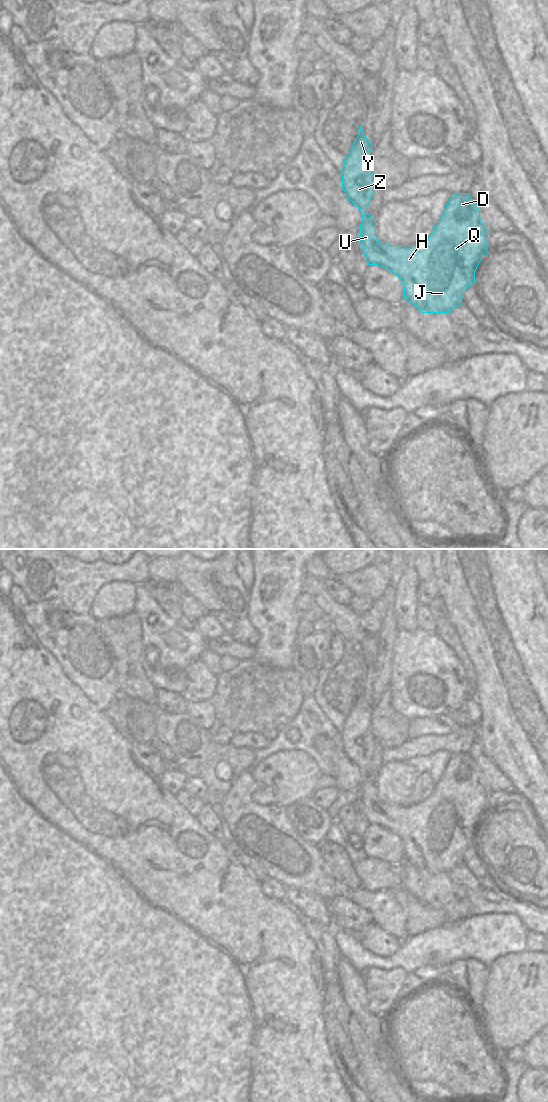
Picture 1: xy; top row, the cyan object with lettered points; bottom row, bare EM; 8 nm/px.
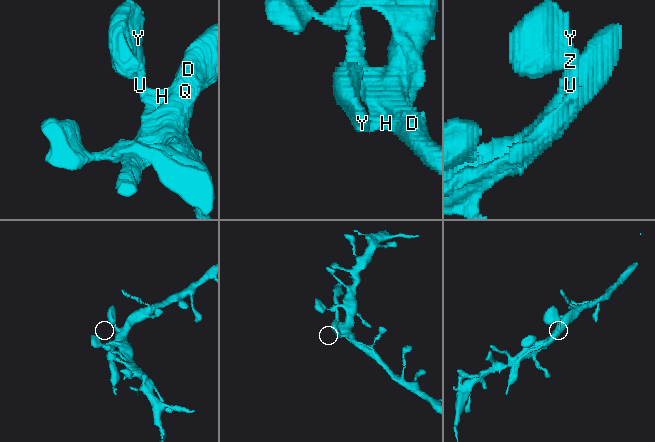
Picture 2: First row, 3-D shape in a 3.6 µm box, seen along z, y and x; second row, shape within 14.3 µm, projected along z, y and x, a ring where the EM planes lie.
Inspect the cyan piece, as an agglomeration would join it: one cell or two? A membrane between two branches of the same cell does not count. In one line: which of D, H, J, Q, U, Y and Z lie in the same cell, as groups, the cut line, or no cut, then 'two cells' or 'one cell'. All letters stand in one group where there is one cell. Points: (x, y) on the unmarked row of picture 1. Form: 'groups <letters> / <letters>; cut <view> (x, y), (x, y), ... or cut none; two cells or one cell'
groups D H J Q U Y Z; cut none; one cell

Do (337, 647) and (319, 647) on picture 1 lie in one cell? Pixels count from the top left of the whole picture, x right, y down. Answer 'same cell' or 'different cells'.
different cells

